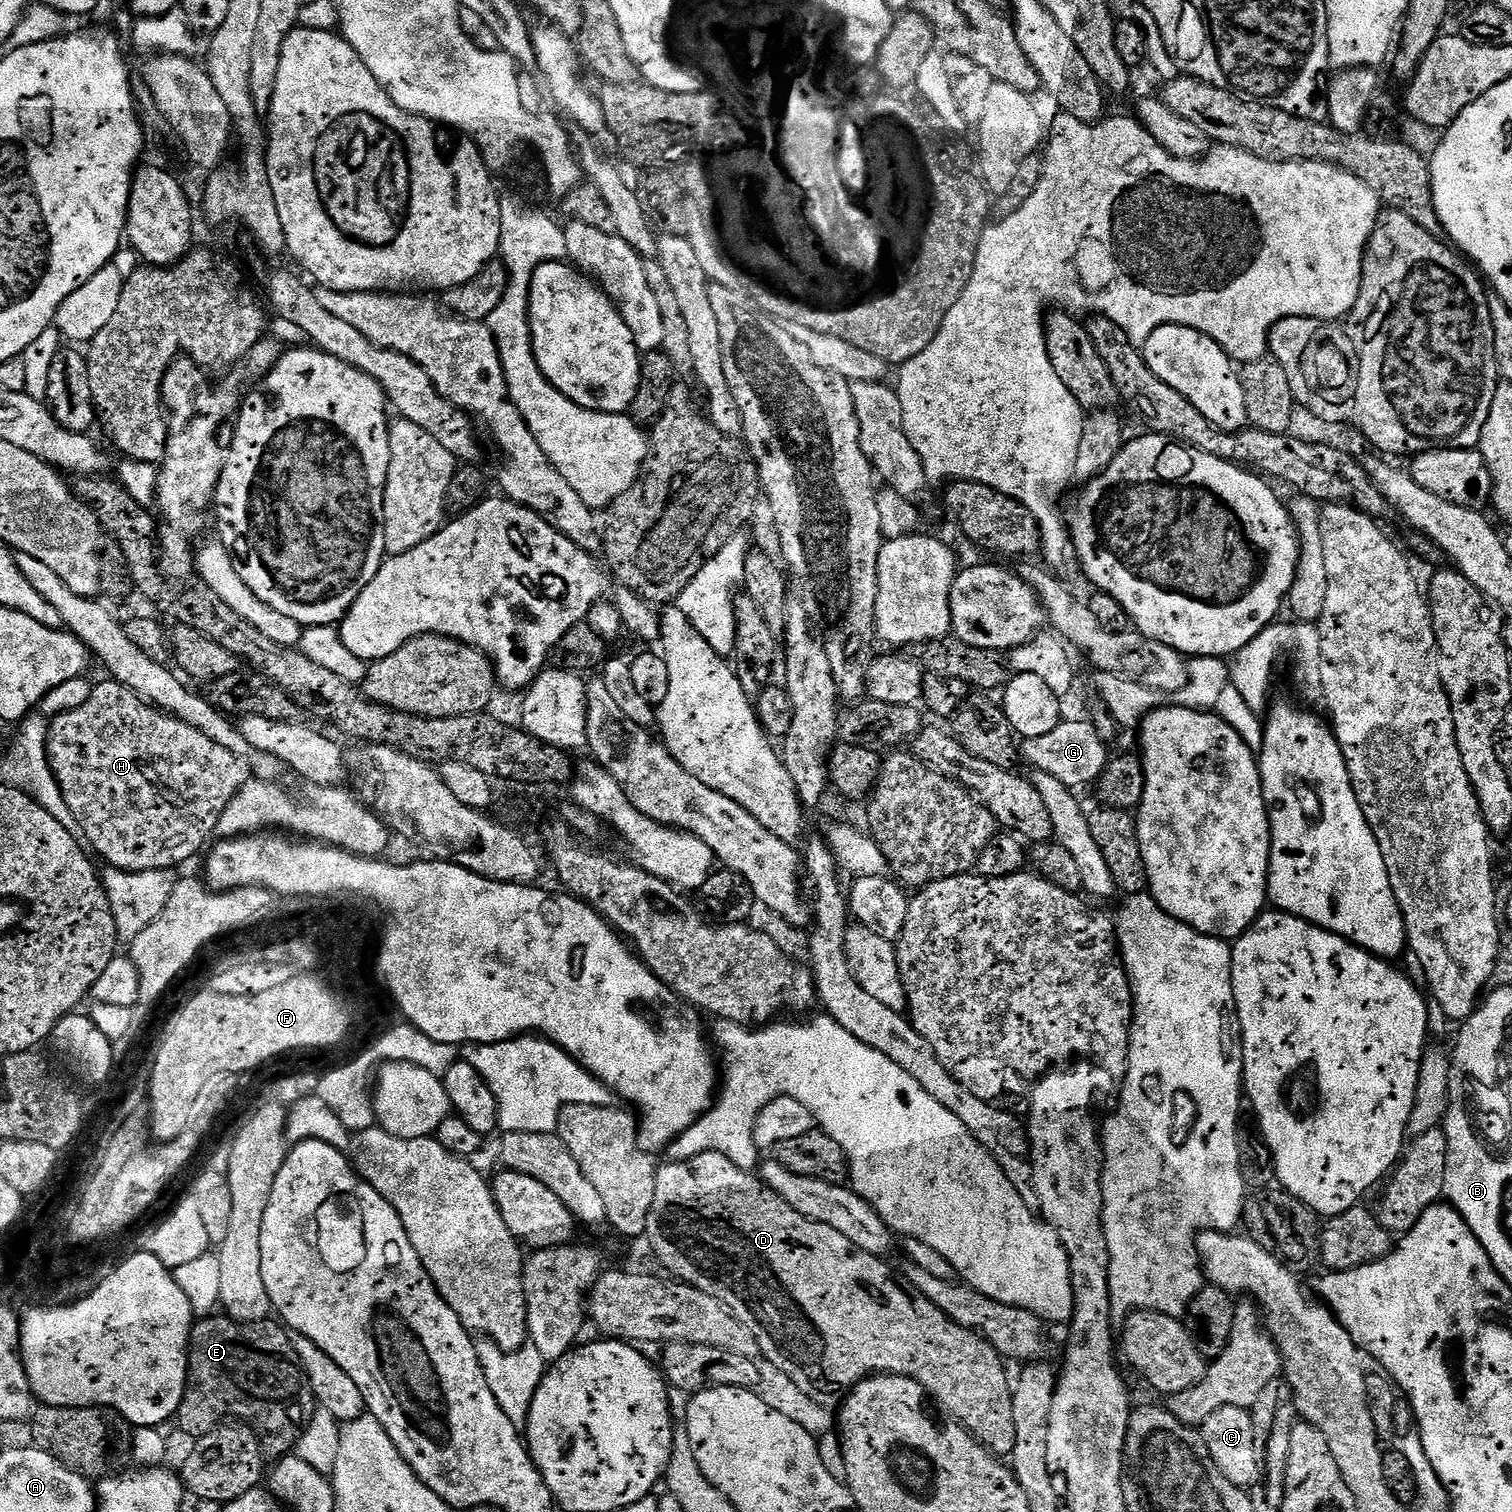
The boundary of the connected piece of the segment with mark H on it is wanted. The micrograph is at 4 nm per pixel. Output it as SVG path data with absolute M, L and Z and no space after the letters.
M117 680L105 681L95 685L90 698L78 709L51 717L48 761L52 773L70 814L86 830L87 847L107 865L124 872L179 869L179 864L213 839L222 810L230 806L234 794L250 778L249 761L226 746L218 746L202 730L160 711Z

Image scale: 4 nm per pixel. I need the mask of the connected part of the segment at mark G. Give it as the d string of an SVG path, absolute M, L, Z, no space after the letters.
M1086 718L1084 720L1062 720L1050 733L1041 738L1023 739L1020 744L1021 755L1023 759L1025 756L1032 764L1031 767L1037 771L1052 774L1054 778L1058 778L1060 782L1073 790L1079 789L1078 786L1095 783L1110 758L1110 752L1107 752L1106 748L1108 748L1107 743L1098 734L1092 722Z

